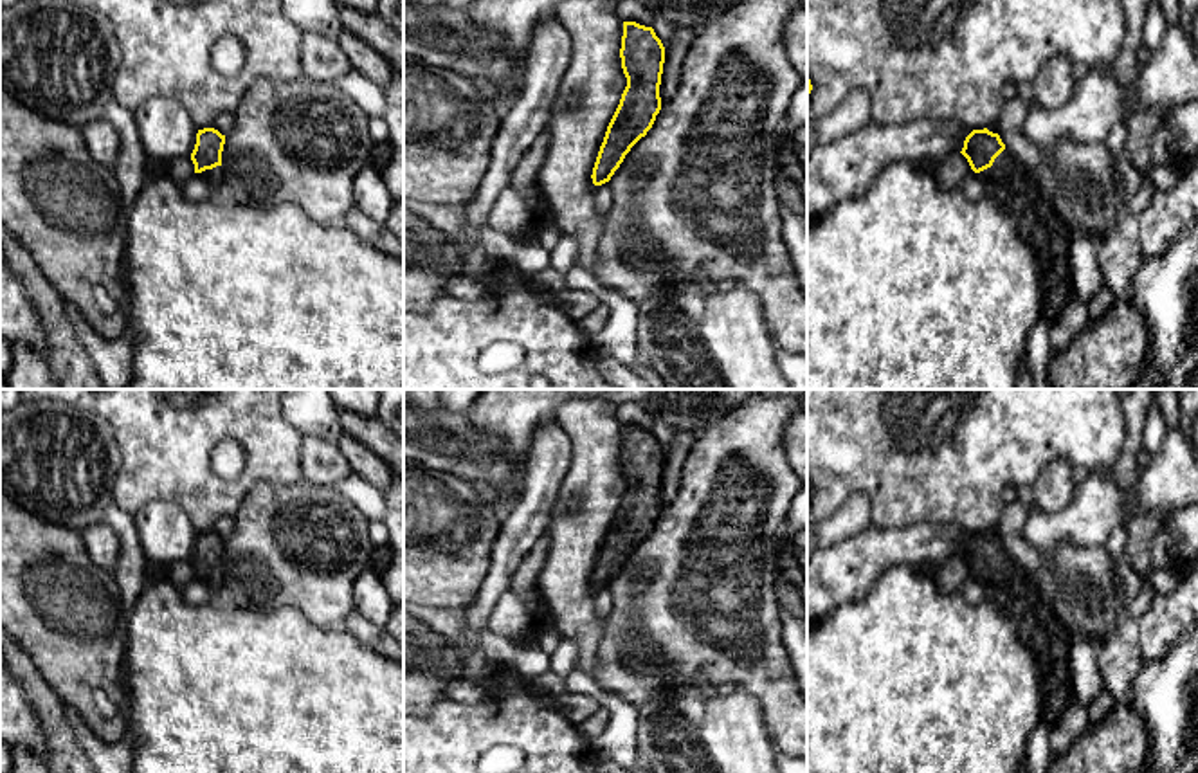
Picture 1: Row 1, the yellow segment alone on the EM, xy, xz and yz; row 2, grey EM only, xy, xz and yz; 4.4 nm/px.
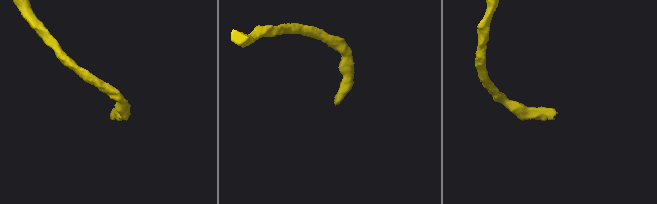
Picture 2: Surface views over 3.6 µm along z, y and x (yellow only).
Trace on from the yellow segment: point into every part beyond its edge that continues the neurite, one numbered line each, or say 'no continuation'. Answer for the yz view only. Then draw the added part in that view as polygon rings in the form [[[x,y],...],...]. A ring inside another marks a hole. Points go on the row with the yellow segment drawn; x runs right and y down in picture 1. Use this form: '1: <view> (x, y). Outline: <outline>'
1: yz (1006, 182). Outline: [[[1007,148],[994,159],[991,168],[975,173],[969,166],[969,171],[984,182],[987,198],[1014,216],[1020,236],[1036,250],[1043,315],[1052,324],[1074,294],[1072,229],[1027,177],[1027,166]]]

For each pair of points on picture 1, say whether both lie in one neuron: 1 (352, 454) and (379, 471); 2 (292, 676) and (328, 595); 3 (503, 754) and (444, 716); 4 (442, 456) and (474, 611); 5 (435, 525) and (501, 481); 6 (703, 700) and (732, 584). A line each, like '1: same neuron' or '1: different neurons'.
1: same neuron
2: different neurons
3: same neuron
4: different neurons
5: different neurons
6: different neurons

